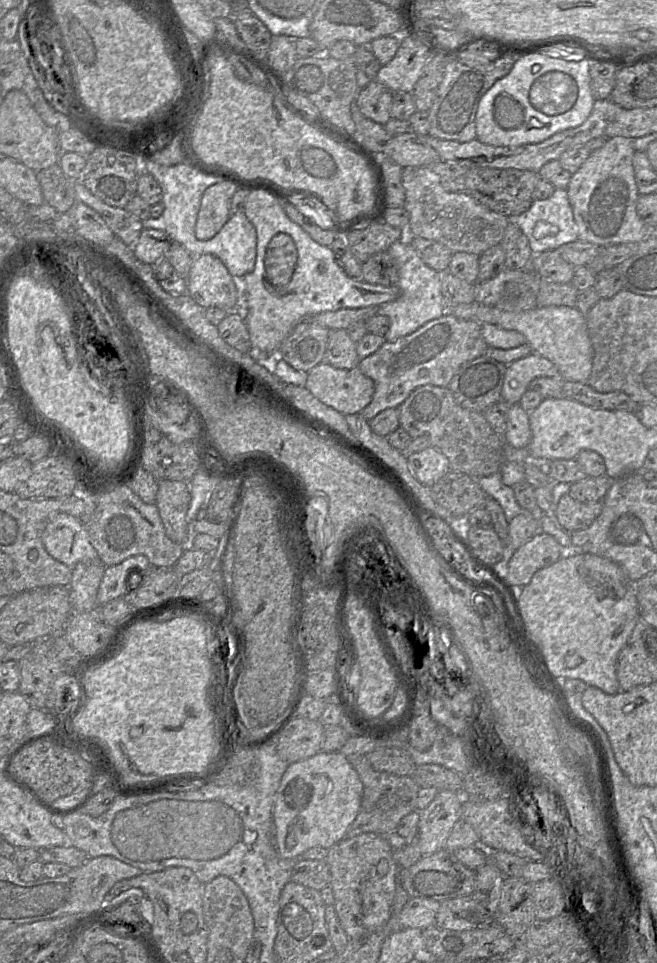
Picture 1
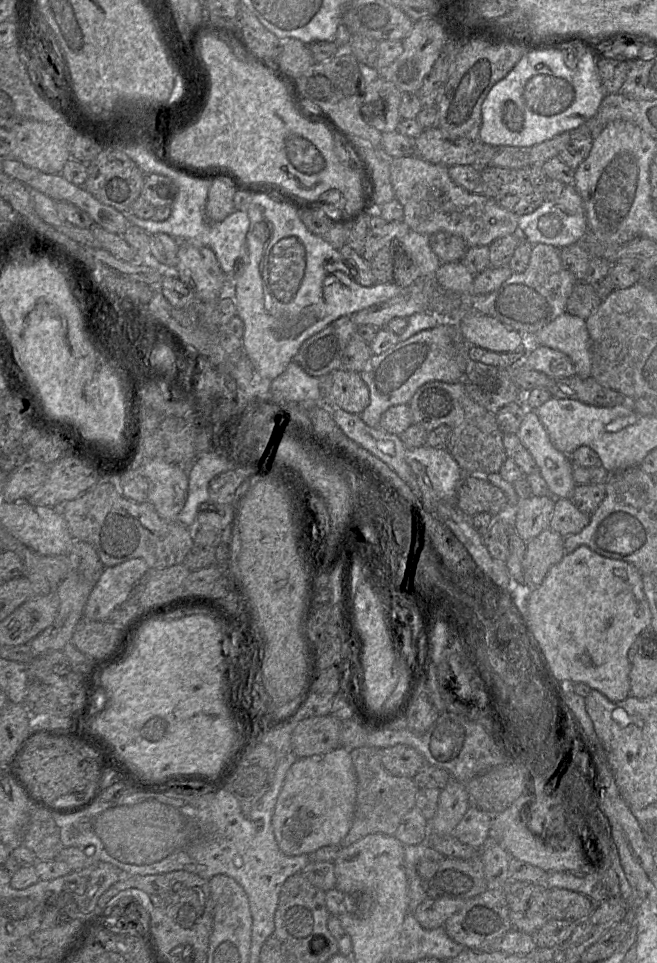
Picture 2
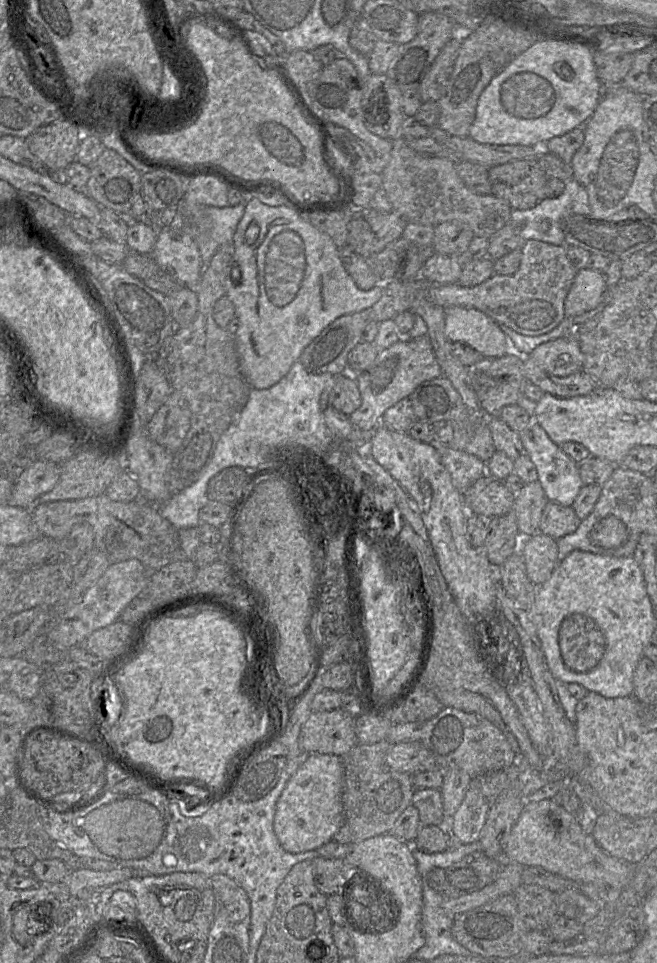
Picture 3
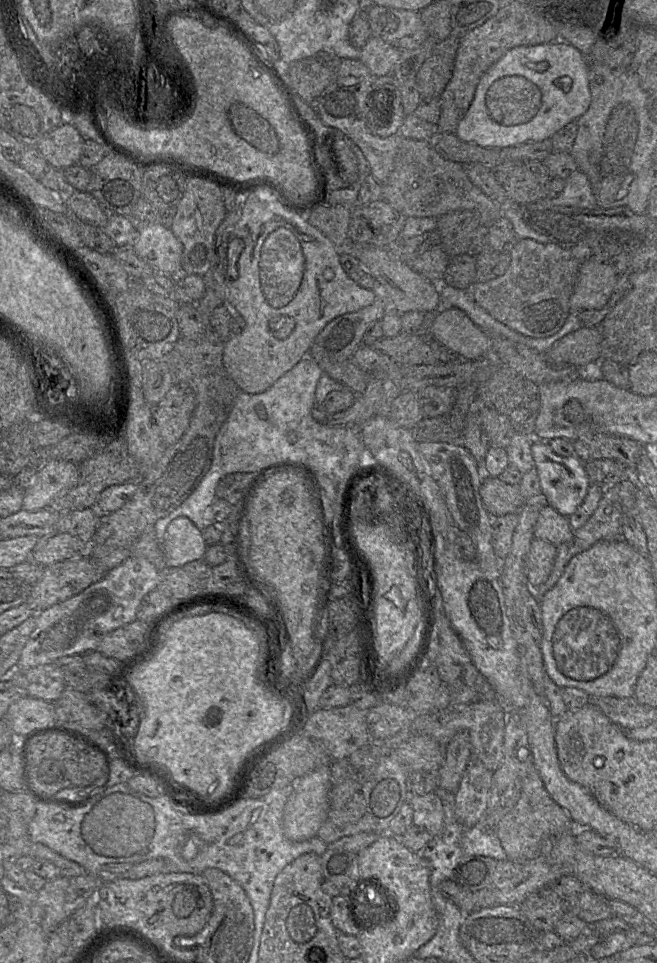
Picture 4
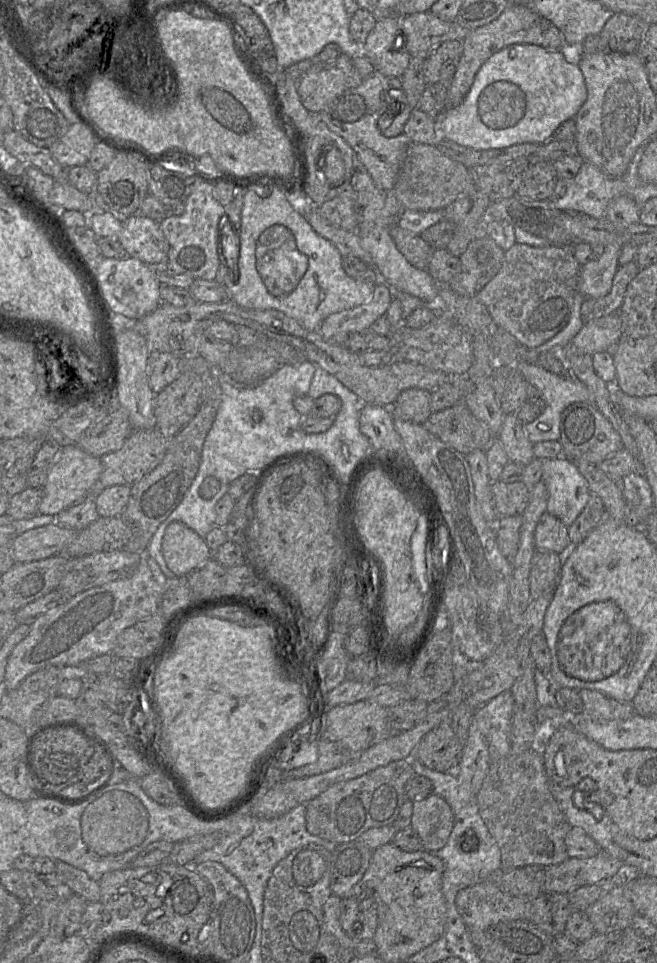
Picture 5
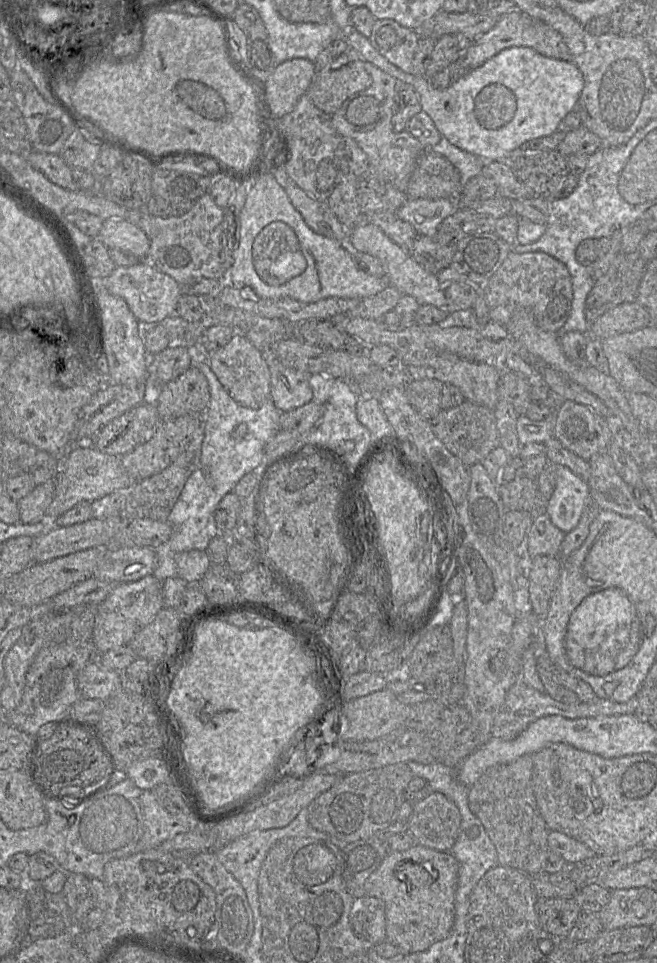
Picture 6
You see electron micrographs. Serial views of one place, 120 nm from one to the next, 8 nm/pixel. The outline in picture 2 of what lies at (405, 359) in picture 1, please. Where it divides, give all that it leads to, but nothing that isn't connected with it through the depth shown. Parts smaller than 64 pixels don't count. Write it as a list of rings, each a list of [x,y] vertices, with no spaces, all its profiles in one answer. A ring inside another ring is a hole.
[[[438,324],[434,328],[416,333],[405,341],[399,341],[396,345],[378,356],[371,357],[367,362],[367,366],[360,373],[362,380],[369,389],[370,395],[369,405],[360,414],[361,419],[367,426],[378,427],[382,414],[389,407],[408,404],[415,392],[428,382],[456,383],[463,379],[464,364],[457,363],[456,348],[453,345],[453,330],[457,330],[457,326]]]

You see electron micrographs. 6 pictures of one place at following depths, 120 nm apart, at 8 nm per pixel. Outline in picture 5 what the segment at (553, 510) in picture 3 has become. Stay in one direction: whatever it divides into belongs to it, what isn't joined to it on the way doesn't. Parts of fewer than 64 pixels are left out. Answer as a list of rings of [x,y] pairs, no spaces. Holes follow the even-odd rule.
[[[547,511],[541,515],[536,525],[534,544],[538,550],[549,550],[557,554],[566,554],[575,547],[570,543],[568,526]]]

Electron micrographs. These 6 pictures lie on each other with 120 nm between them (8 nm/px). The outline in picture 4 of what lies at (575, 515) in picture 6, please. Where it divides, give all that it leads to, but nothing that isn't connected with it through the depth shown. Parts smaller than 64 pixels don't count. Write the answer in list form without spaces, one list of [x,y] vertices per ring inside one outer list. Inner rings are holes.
[[[533,439],[531,451],[540,481],[541,492],[547,504],[561,515],[569,517],[583,502],[590,485],[583,462],[576,456],[564,457],[555,454],[548,443],[542,440]]]

